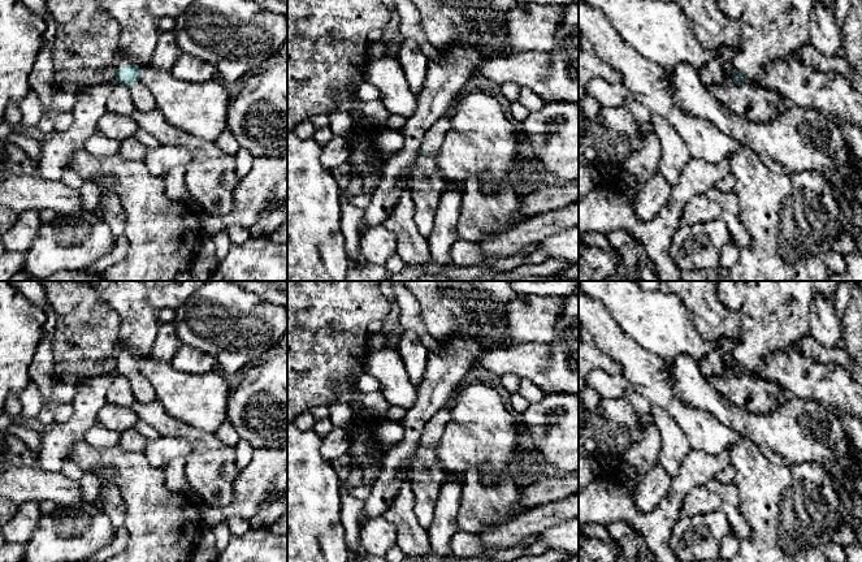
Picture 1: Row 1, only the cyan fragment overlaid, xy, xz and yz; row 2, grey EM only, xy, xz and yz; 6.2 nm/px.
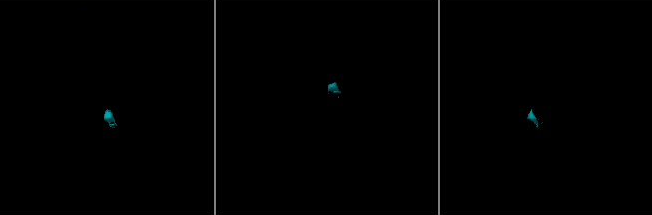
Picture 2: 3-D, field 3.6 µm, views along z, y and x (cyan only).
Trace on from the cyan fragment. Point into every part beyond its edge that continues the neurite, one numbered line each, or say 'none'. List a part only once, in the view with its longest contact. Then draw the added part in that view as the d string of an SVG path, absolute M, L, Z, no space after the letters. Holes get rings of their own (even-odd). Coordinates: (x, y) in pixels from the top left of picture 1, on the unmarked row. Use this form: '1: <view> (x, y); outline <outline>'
1: xy (139, 321); outline M90 281L99 297L121 319L120 340L113 351L116 360L124 356L151 354L159 328L157 311L148 304L143 281Z
2: xy (143, 392); outline M142 369L131 373L127 380L137 402L143 405L157 402L153 386Z

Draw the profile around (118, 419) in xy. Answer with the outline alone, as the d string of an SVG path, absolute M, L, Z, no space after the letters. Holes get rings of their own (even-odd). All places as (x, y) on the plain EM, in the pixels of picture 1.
M107 402L98 414L98 422L118 433L134 428L138 416L131 407L118 407Z

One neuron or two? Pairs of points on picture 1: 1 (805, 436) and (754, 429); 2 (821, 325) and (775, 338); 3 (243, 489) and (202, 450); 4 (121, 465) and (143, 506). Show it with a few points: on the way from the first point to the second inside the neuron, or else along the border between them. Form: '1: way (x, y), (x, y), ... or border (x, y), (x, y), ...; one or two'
1: way (792, 435), (776, 435), (767, 431); one
2: border (814, 298), (810, 306), (809, 333); two
3: border (239, 471), (234, 481), (234, 497), (224, 509); two
4: way (131, 475), (142, 485), (143, 496); one

